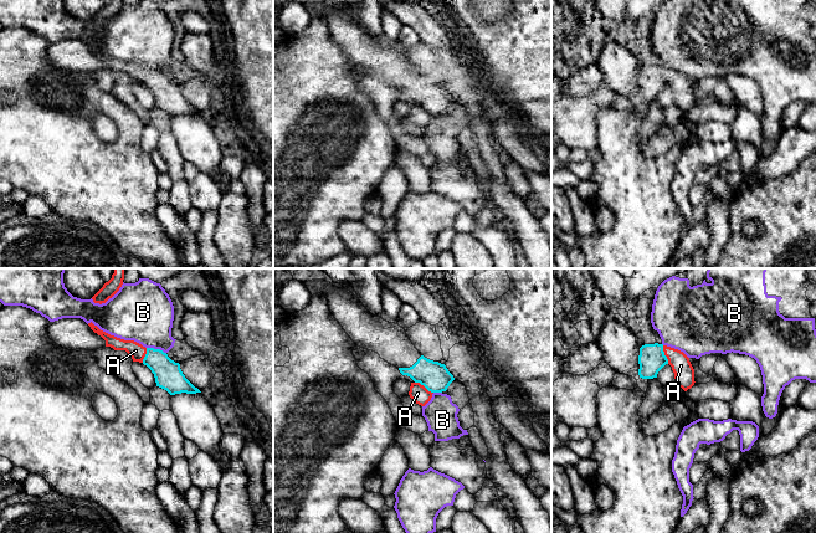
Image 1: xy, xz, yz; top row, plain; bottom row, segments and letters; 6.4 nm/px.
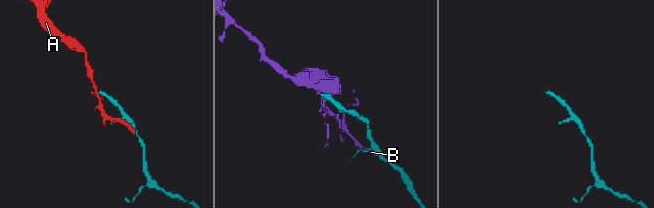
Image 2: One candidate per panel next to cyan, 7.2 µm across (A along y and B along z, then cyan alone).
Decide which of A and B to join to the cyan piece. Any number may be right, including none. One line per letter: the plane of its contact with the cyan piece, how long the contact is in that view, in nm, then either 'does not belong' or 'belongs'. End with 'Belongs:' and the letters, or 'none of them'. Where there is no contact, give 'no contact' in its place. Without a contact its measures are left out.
A: xz | 140 nm | does not belong
B: xy | 130 nm | does not belong
Belongs: none of them

